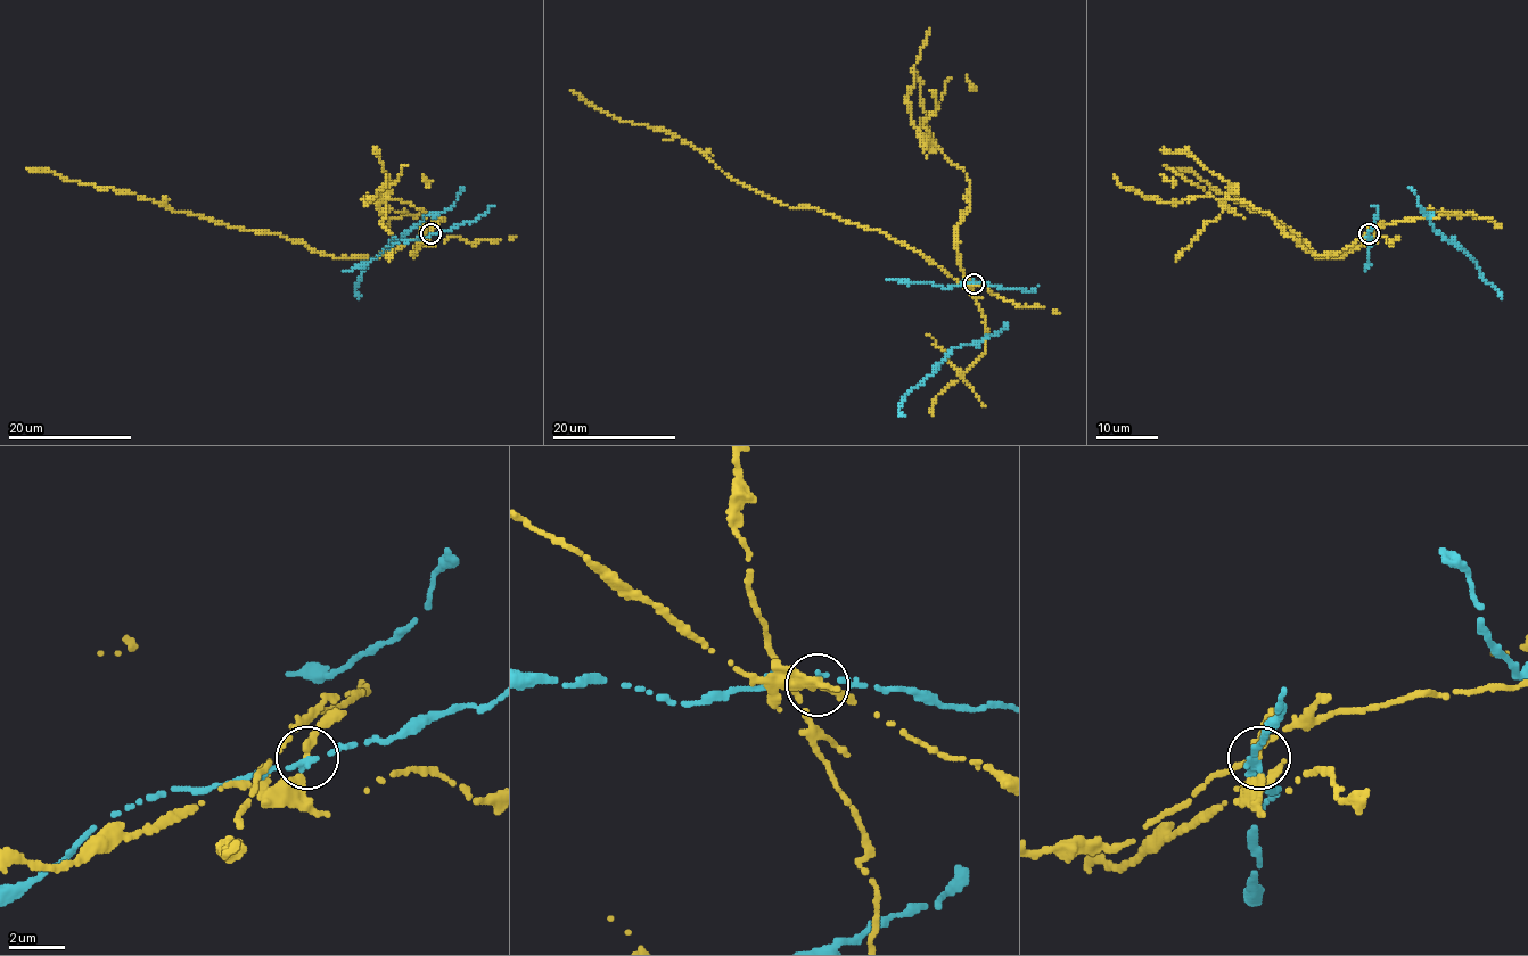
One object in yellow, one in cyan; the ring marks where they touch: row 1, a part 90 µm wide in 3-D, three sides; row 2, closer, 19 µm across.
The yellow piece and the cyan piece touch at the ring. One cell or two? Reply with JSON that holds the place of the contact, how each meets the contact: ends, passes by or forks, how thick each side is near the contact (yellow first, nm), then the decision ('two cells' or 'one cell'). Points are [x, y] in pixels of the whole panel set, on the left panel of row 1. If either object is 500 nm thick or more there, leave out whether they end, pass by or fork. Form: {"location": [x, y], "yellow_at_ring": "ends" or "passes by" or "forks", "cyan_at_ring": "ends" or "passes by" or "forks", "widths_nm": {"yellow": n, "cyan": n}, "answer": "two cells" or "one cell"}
{"location": [430, 233], "yellow_at_ring": "forks", "cyan_at_ring": "passes by", "widths_nm": {"yellow": 190, "cyan": 240}, "answer": "two cells"}

